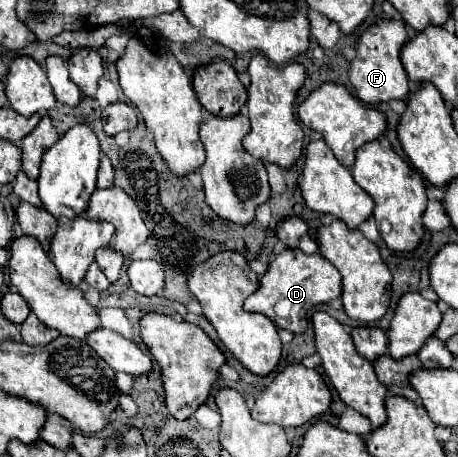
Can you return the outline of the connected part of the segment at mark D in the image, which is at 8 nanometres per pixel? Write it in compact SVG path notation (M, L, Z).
M289 248L277 254L277 258L269 264L267 274L259 282L259 290L245 300L245 310L265 314L279 324L279 328L293 334L303 334L307 330L309 312L317 304L327 304L341 296L341 274L333 268L333 264L321 254L309 256L299 248Z

